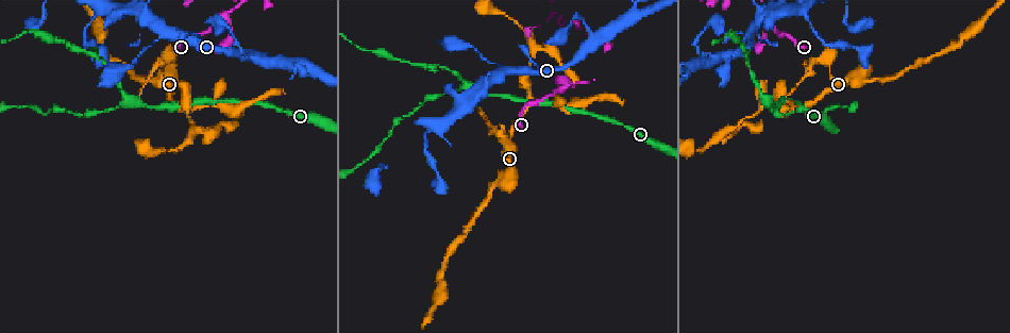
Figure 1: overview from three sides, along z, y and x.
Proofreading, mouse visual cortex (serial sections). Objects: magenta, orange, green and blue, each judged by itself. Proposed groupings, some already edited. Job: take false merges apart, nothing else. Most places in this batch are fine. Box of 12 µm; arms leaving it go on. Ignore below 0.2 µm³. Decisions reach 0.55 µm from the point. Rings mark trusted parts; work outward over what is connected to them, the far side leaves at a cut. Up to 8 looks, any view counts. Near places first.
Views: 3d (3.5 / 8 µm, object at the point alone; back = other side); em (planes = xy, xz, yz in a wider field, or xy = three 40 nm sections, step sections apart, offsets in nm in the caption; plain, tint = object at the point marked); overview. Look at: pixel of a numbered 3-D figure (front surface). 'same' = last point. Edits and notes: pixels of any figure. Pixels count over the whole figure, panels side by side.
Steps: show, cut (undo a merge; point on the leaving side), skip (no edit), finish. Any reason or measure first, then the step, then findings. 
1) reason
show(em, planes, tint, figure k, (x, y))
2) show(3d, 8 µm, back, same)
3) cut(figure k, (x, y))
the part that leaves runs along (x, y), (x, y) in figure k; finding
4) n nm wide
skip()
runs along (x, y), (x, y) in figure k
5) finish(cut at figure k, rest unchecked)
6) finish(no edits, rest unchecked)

show(3d, 3.5 µm, back, figure 1, (224, 17))

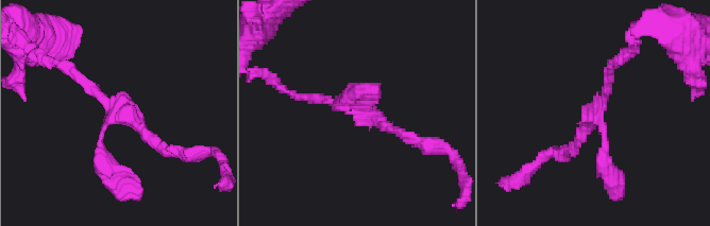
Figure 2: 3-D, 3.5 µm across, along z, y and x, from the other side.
show(em, xy, step 5, tint, figure 2, (594, 114))

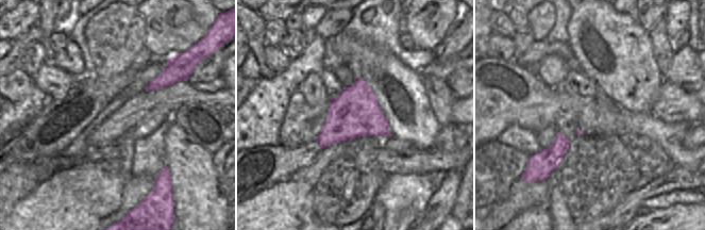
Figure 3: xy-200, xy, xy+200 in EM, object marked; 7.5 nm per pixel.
skip()
runs along (413, 140), (338, 105), (348, 100) in figure 2; continuous, no second cell

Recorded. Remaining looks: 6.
sudden change in width
show(3d, 8 µm, figure 1, (559, 109))

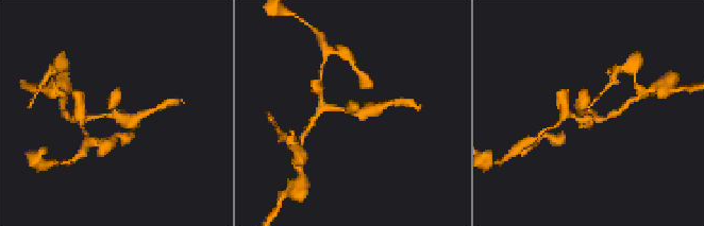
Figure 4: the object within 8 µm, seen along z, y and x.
show(em, xy, step 2, tint, figure 4, (116, 115))

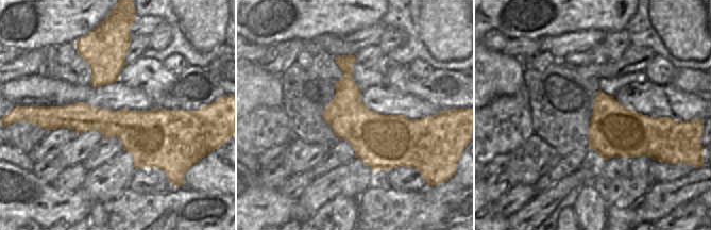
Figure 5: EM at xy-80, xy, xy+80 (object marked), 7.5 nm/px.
skip()
runs along (85, 117), (132, 120), (143, 112) in figure 4; one cell here

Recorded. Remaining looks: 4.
thick turns thin
show(3d, 8 µm, figure 1, (535, 54))

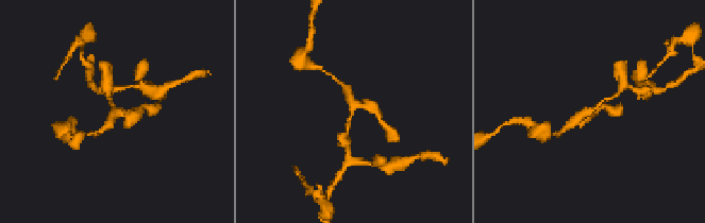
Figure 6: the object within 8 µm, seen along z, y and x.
show(em, xy, step 5, tint, figure 6, (115, 111))

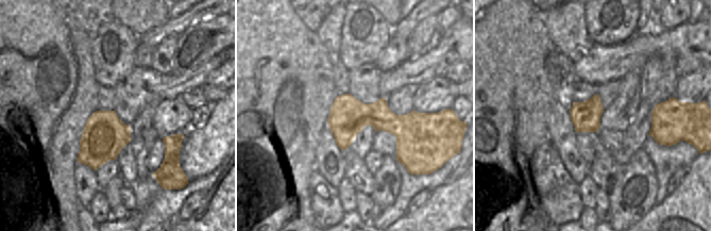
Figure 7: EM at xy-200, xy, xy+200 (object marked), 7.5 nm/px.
280 nm wide
skip()
runs along (331, 118), (425, 124) in figure 7; all the same cell

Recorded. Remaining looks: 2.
show(3d, 3.5 µm, figure 1, (168, 33))

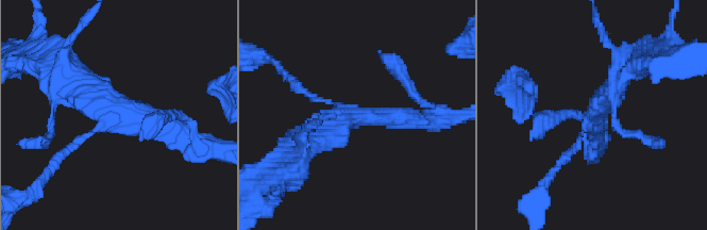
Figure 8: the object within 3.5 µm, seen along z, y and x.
arms of 100, 300, 300 nm
skip()
runs along (181, 135), (113, 113), (64, 64) in figure 8; one cell here

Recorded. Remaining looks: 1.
finish(no edits, rest unchecked)

